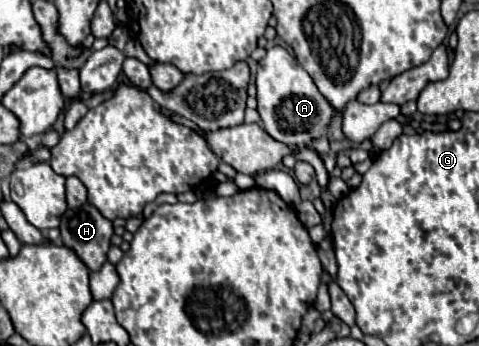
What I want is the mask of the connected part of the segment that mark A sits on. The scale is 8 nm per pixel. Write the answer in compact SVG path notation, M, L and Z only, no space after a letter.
M283 46L269 48L267 56L259 60L255 84L261 128L277 142L287 146L309 146L329 130L329 124L333 120L331 104L327 104L325 96L315 88L315 82L297 62L297 58Z

